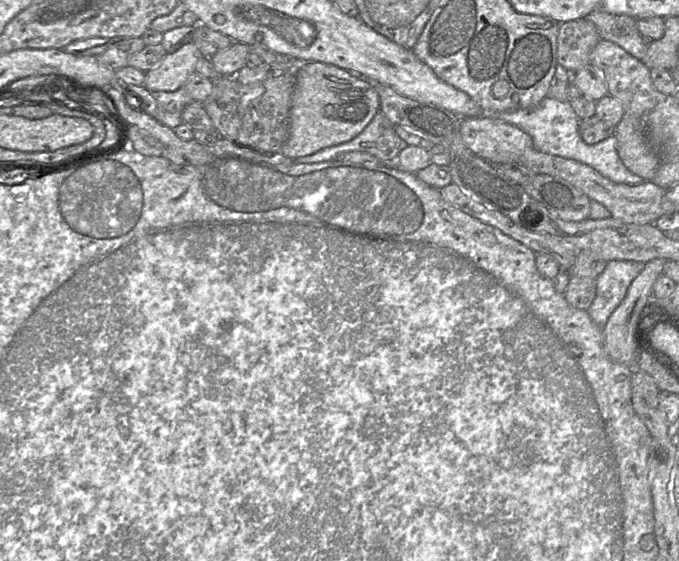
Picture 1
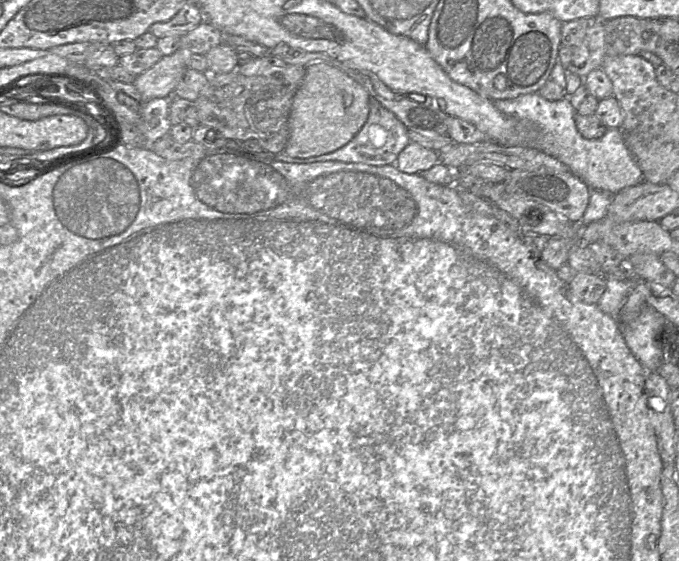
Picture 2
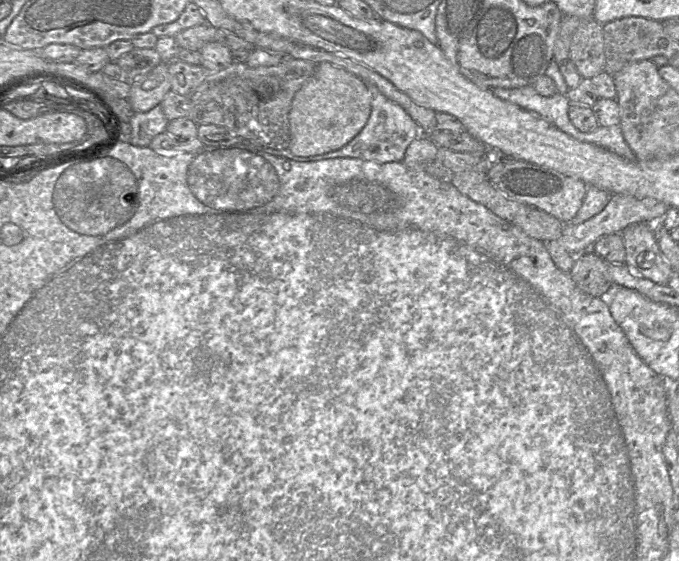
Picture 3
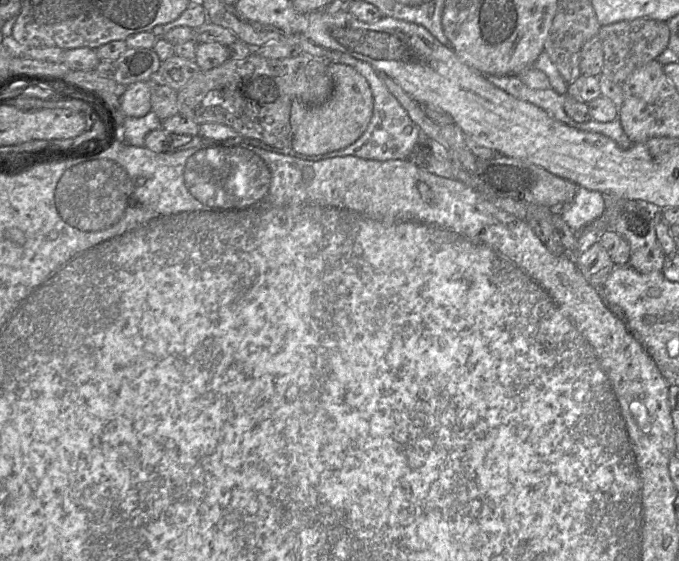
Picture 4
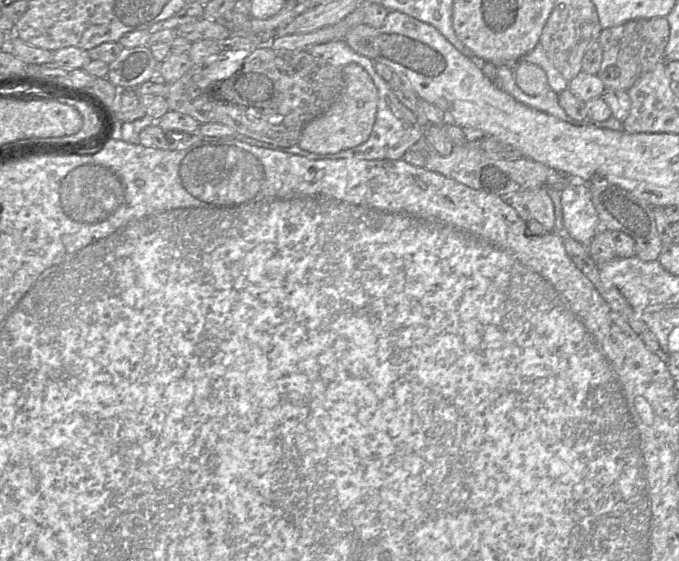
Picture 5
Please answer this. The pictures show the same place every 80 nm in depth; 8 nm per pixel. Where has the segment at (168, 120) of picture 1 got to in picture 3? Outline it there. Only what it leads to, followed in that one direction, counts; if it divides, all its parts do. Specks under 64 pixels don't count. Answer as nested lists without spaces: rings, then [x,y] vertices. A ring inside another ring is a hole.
[[[159,104],[147,112],[134,112],[129,122],[130,143],[147,147],[156,135],[166,131],[168,119]]]

